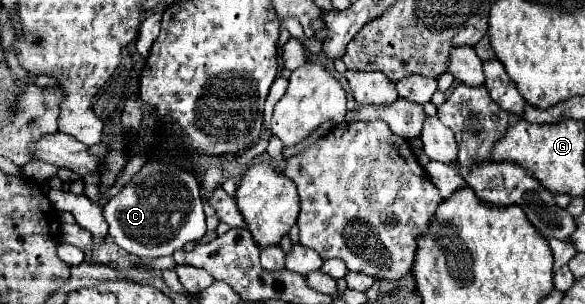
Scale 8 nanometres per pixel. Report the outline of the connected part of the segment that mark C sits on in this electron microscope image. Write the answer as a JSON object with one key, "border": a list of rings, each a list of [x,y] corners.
{"border":[[[157,161],[145,163],[127,187],[111,203],[103,205],[103,217],[109,223],[109,235],[119,247],[145,259],[173,255],[175,249],[183,249],[185,243],[201,239],[207,231],[197,177],[183,167]]]}

